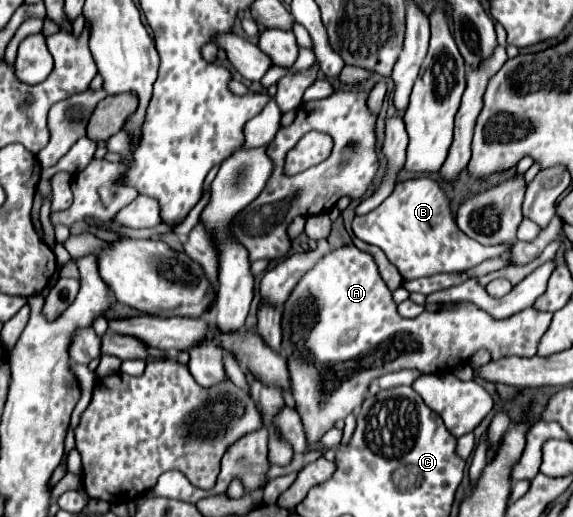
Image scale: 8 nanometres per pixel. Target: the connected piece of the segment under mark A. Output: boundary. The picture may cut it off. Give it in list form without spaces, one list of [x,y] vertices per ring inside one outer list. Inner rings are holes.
[[[344,245],[340,249],[334,249],[324,259],[316,263],[314,269],[310,269],[300,283],[294,287],[288,301],[282,305],[282,349],[288,357],[288,369],[292,377],[292,395],[298,403],[298,413],[302,417],[302,423],[306,427],[308,441],[318,441],[328,429],[332,429],[334,421],[344,419],[348,413],[354,411],[354,407],[362,405],[366,399],[366,391],[370,383],[386,373],[402,371],[402,369],[414,369],[422,375],[452,371],[460,367],[462,363],[470,361],[472,355],[480,349],[486,349],[492,359],[502,357],[534,357],[536,347],[540,345],[540,337],[548,331],[548,325],[552,323],[552,313],[540,313],[536,309],[524,309],[508,319],[492,319],[488,313],[478,309],[472,303],[458,303],[456,307],[440,309],[440,311],[422,311],[416,319],[406,319],[396,311],[396,303],[392,301],[392,293],[382,281],[378,267],[374,259],[360,251],[356,245]],[[304,307],[310,307],[314,311],[314,323],[306,333],[304,339]]]

